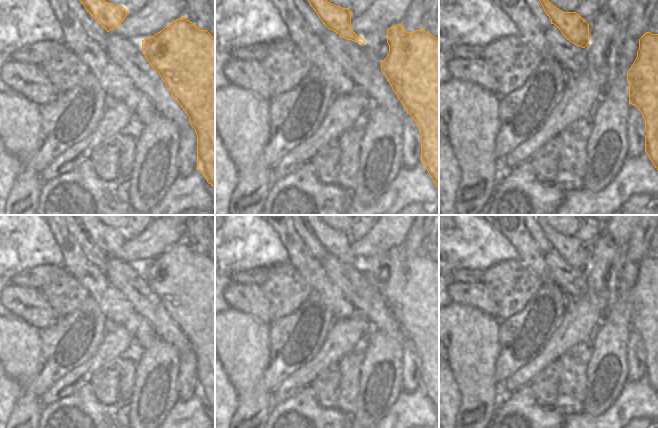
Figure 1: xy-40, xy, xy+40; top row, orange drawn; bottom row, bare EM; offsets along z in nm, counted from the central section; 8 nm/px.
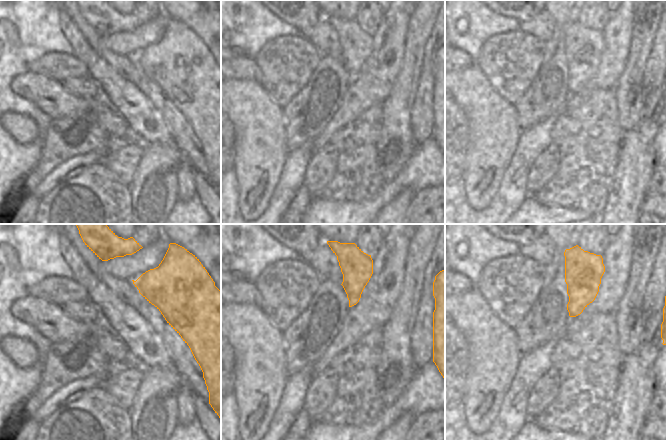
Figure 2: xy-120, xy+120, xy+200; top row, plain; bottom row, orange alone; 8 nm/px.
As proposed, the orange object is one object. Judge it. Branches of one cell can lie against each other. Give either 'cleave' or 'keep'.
keep

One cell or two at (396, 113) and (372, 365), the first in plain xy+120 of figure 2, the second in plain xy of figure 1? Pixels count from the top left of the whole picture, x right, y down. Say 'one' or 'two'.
one

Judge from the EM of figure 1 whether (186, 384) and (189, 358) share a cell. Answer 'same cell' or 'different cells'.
same cell

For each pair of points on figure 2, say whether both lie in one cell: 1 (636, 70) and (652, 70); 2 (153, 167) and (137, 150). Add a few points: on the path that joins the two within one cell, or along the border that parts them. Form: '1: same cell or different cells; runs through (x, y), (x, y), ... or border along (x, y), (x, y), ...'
1: different cells; border along (651, 48), (640, 86)
2: different cells; border along (145, 147), (134, 177)

